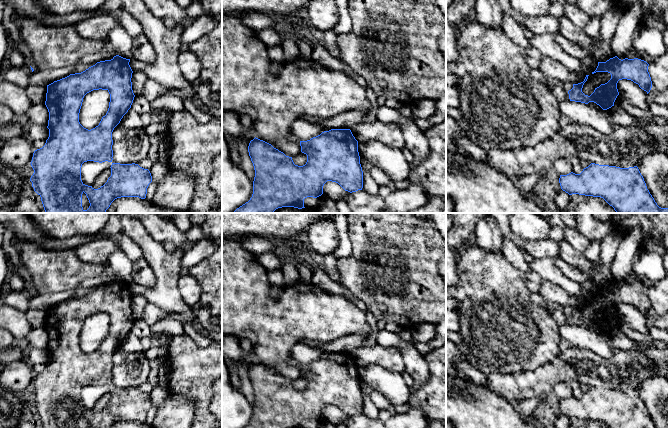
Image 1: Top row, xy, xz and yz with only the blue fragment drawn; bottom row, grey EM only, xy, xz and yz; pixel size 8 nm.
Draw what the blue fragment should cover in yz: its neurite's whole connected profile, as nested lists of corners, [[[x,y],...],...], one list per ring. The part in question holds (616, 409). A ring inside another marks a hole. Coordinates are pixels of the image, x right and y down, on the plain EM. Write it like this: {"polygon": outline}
{"polygon": [[[591,387],[580,398],[571,396],[567,399],[560,399],[559,407],[561,413],[569,419],[601,421],[608,428],[657,428],[647,413],[637,390],[620,392]]]}

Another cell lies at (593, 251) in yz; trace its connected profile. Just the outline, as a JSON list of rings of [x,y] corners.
[[[592,241],[590,242],[587,250],[584,252],[585,256],[591,262],[595,262],[598,260],[601,253],[601,242]]]

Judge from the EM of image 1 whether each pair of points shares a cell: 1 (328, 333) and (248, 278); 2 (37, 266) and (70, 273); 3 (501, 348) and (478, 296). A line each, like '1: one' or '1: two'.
1: one
2: one
3: one

